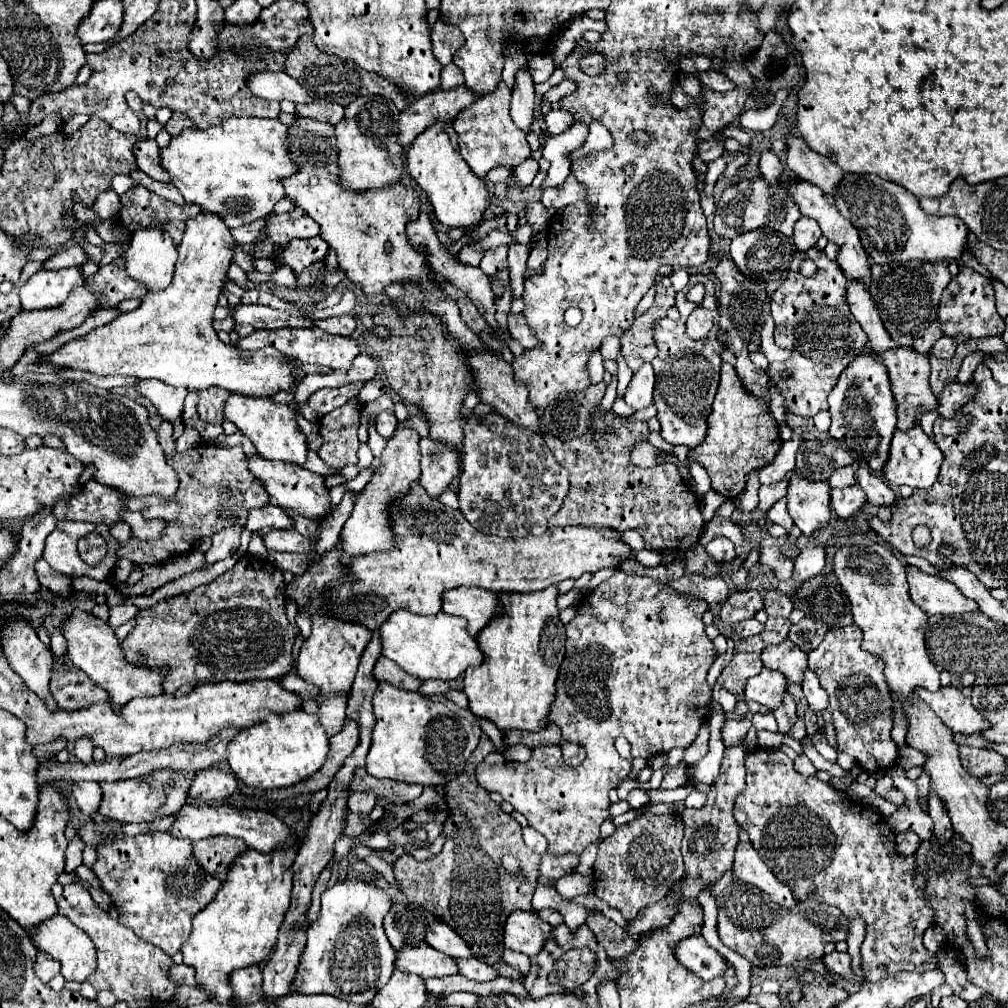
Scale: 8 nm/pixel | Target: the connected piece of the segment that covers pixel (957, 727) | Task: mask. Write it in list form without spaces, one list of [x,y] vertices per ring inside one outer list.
[[[942,687],[936,693],[916,691],[922,701],[954,731],[960,735],[982,733],[990,723],[972,707],[972,701],[960,693],[956,687]]]

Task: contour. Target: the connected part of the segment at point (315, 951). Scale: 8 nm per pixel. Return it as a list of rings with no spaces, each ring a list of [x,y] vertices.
[[[352,879],[328,887],[322,893],[320,917],[308,927],[308,943],[292,981],[294,991],[300,995],[328,993],[358,1005],[368,1005],[394,971],[392,959],[396,951],[382,929],[382,919],[390,907],[390,895],[376,883],[368,885]]]

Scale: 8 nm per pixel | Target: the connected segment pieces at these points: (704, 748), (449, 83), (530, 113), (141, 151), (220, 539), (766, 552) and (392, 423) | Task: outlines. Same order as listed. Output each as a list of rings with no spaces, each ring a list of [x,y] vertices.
[[[706,719],[700,727],[696,741],[690,747],[684,749],[684,763],[686,765],[694,765],[696,761],[700,761],[708,753],[708,739],[710,739],[710,725],[708,725],[708,719]]]
[[[454,63],[446,65],[446,67],[442,69],[442,89],[456,87],[456,85],[460,85],[460,83],[464,83],[464,75],[462,75],[460,67],[456,67]]]
[[[522,67],[516,75],[516,83],[512,87],[512,103],[510,103],[510,115],[512,121],[528,133],[528,127],[534,121],[534,103],[536,103],[536,93],[534,93],[534,81],[530,77],[528,67]]]
[[[144,139],[136,143],[136,163],[138,169],[142,169],[152,179],[160,183],[170,183],[170,175],[160,163],[160,147],[154,139]]]
[[[230,527],[228,531],[220,531],[218,535],[214,535],[212,547],[204,553],[204,567],[210,567],[220,559],[230,557],[240,545],[240,533],[242,527]]]
[[[762,547],[762,551],[760,551],[760,563],[768,565],[774,571],[774,577],[778,581],[788,581],[792,577],[794,563],[778,547]]]
[[[382,411],[382,413],[376,417],[376,431],[378,431],[382,437],[386,437],[386,439],[392,437],[392,433],[396,431],[396,425],[398,425],[396,417],[394,417],[392,413],[388,413],[388,411]]]

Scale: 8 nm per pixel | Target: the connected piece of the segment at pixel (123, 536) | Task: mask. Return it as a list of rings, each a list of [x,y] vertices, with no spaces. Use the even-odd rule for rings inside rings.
[[[114,524],[109,527],[110,534],[118,542],[127,542],[130,539],[130,527],[128,524]]]

